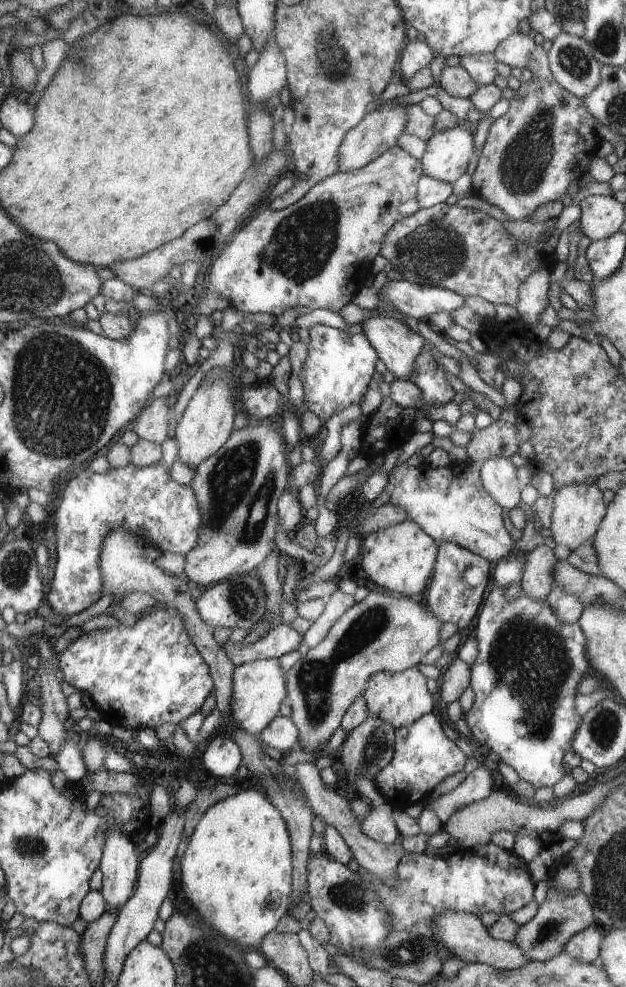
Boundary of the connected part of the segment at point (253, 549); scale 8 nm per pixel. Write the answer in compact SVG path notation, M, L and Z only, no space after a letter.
M268 418L262 423L250 422L241 430L234 431L229 441L209 460L201 462L195 470L191 486L196 491L198 508L202 522L198 546L186 553L182 576L193 586L200 589L208 584L216 584L230 577L246 574L252 568L263 563L268 555L277 548L277 502L288 488L288 462L286 446L282 436L276 432L275 418Z

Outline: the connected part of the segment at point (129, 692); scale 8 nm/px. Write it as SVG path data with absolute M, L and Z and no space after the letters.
M154 606L132 627L121 624L120 628L110 630L81 632L81 636L57 659L60 678L82 695L87 695L88 704L98 710L103 724L109 722L113 727L122 726L132 731L156 729L166 722L178 724L186 720L202 709L212 690L209 666L189 637L184 619L170 618L164 606Z

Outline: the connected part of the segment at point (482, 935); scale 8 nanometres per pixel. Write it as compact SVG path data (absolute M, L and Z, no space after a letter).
M446 911L437 915L432 922L434 922L435 937L440 939L463 963L484 963L503 971L511 971L532 961L512 941L492 938L489 930L480 921L480 917L476 915L462 911Z

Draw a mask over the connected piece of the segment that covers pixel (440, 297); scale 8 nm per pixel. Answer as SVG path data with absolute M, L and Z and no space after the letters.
M406 280L392 282L384 292L383 288L379 294L379 300L384 299L386 302L395 306L402 315L416 318L416 320L427 321L429 316L438 312L454 312L457 308L465 305L464 296L453 290L442 288L441 286L418 285Z

